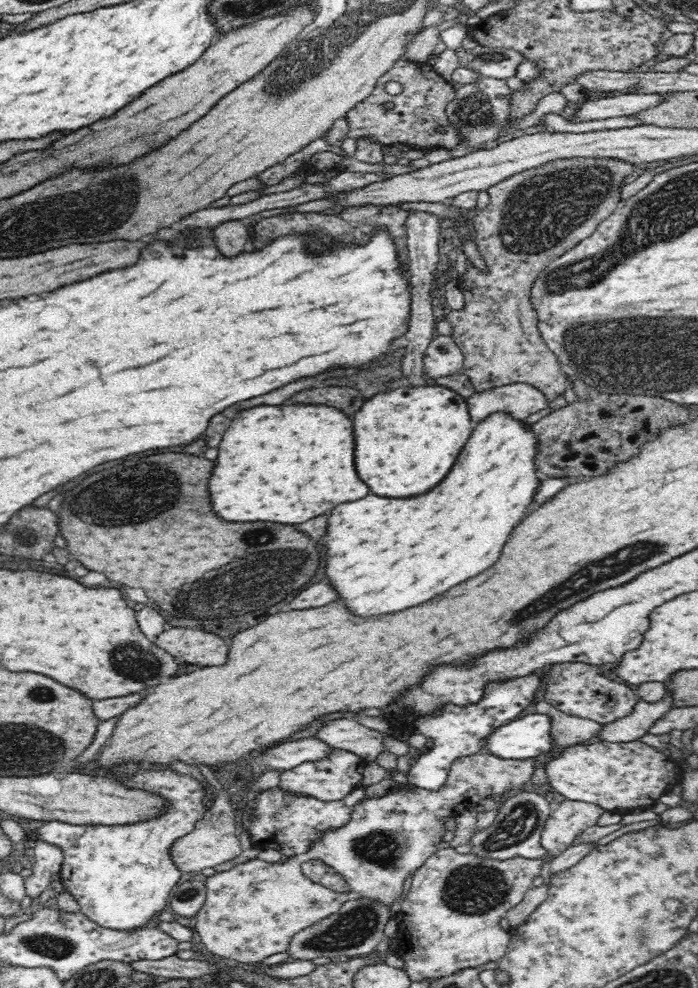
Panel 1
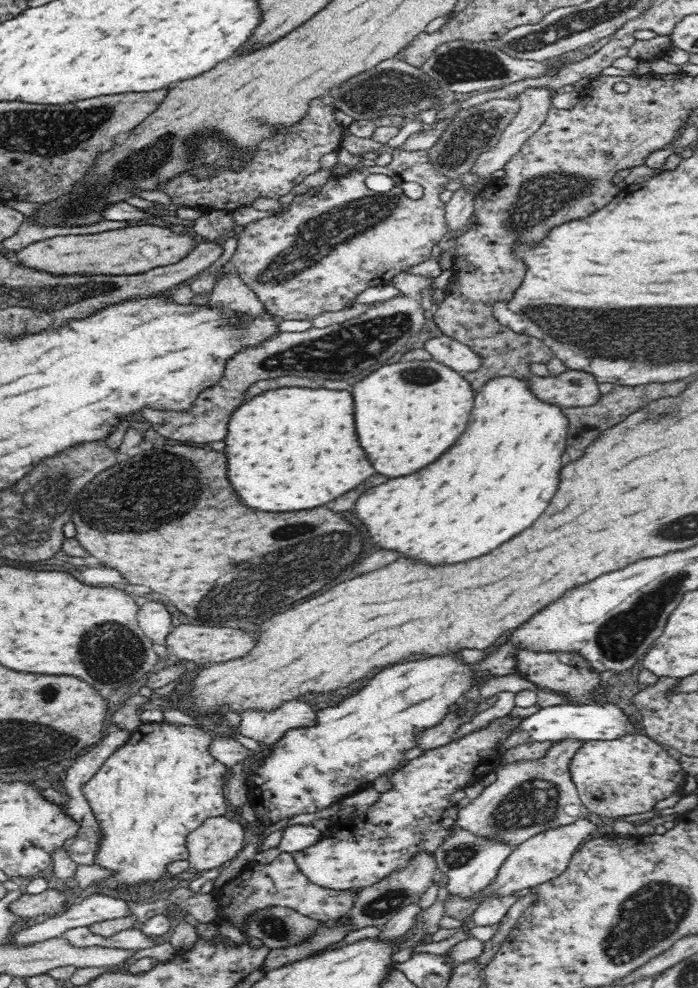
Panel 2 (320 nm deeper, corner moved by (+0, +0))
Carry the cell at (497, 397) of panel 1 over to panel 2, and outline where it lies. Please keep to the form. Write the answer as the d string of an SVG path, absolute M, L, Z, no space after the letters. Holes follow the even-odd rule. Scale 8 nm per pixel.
M568 369L558 376L534 375L528 380L529 387L540 400L557 404L564 409L595 405L602 396L595 377L587 372Z

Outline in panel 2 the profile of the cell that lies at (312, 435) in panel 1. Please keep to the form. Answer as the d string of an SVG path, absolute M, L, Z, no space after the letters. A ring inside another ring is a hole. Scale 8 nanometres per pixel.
M278 388L264 392L240 406L228 424L226 436L228 476L242 502L256 510L290 512L322 506L350 492L374 474L354 430L352 394L328 388Z

